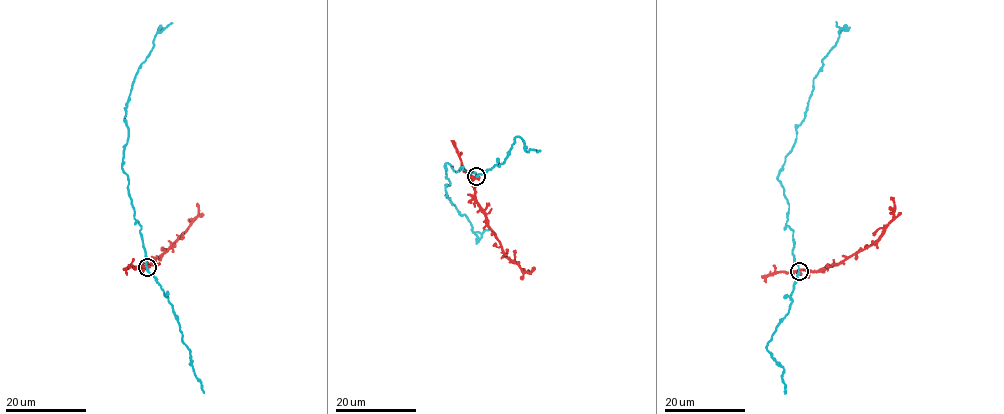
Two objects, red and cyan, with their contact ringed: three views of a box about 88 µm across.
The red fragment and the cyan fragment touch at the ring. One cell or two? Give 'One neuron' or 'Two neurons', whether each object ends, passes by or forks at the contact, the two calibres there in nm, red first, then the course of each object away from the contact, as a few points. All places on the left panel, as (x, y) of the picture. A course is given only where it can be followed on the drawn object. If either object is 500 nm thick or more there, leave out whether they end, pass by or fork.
One neuron. At the ring red ends. At the ring cyan passes by. Thickness 480 nm (red) against 240 nm. Course of red: (146, 266), (142, 266), (143, 269), (167, 251), (190, 224), (198, 213), (197, 203). Course of cyan: (146, 268), (141, 226), (135, 219), (121, 164), (128, 137), (124, 119), (132, 82), (155, 35), (172, 23)

